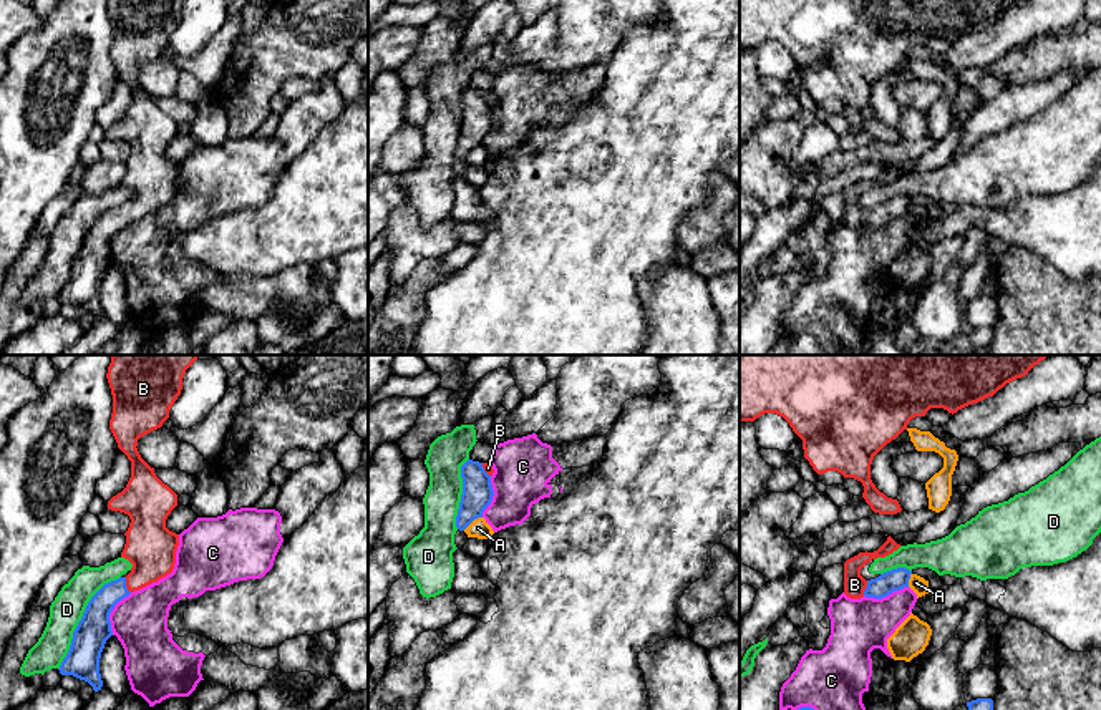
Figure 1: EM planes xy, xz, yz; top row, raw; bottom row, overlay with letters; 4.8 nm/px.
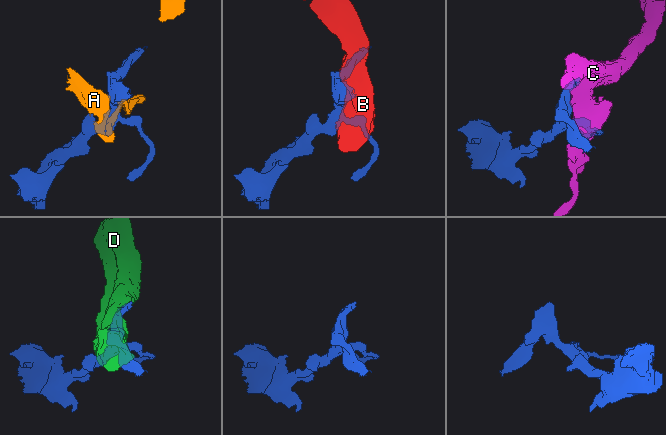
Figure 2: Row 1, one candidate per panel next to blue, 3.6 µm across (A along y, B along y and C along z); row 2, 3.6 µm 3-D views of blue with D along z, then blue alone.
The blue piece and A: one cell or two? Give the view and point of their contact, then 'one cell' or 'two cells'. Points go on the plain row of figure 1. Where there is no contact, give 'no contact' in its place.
meets blue in xz at (471, 150); two cells

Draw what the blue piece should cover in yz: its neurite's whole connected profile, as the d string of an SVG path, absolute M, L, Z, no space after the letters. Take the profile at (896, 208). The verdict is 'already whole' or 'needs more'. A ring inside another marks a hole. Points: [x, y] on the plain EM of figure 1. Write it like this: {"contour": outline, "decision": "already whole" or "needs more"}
{"contour": "M890 164L887 169L874 181L859 181L857 184L847 187L844 191L844 222L851 227L861 226L874 226L882 227L892 222L894 219L900 219L909 216L909 207L912 199L905 196L897 196L880 202L875 207L866 209L861 204L861 197L877 186L885 186L897 179L900 173L897 173Z", "decision": "needs more"}

